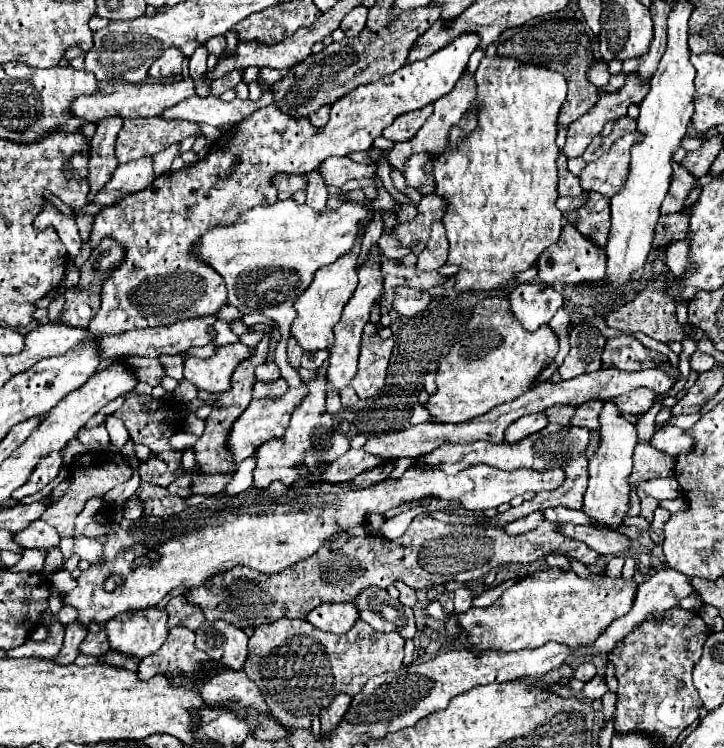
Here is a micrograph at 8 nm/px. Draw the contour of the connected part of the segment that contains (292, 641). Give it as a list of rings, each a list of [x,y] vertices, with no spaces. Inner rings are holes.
[[[281,618],[279,622],[271,622],[255,628],[253,636],[249,638],[249,654],[243,670],[261,690],[271,716],[275,716],[279,724],[289,728],[309,730],[311,720],[319,716],[319,712],[325,710],[337,694],[343,692],[355,696],[363,690],[369,678],[391,670],[399,670],[401,662],[403,662],[403,638],[399,632],[389,632],[389,634],[377,632],[369,624],[357,620],[347,634],[329,634],[311,626],[307,620]]]

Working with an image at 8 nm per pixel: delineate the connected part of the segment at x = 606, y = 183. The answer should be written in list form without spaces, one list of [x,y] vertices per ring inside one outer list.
[[[627,134],[623,138],[619,138],[603,156],[599,156],[599,160],[589,162],[583,170],[581,170],[581,188],[585,192],[599,192],[605,196],[613,196],[623,188],[623,182],[627,178],[627,170],[629,170],[629,148],[631,142],[635,142],[635,138],[639,138],[639,134]]]

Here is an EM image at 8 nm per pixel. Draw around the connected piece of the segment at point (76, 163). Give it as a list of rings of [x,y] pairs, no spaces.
[[[74,154],[73,160],[71,160],[71,165],[79,176],[82,178],[88,177],[88,157],[86,154]]]

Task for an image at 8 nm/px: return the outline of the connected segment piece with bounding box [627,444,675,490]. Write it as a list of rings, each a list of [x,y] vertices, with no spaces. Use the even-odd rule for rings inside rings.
[[[635,446],[633,452],[633,470],[629,474],[629,486],[631,490],[637,486],[637,482],[641,480],[649,480],[649,478],[659,478],[659,476],[673,476],[673,456],[667,456],[659,450],[655,450],[653,446]]]

